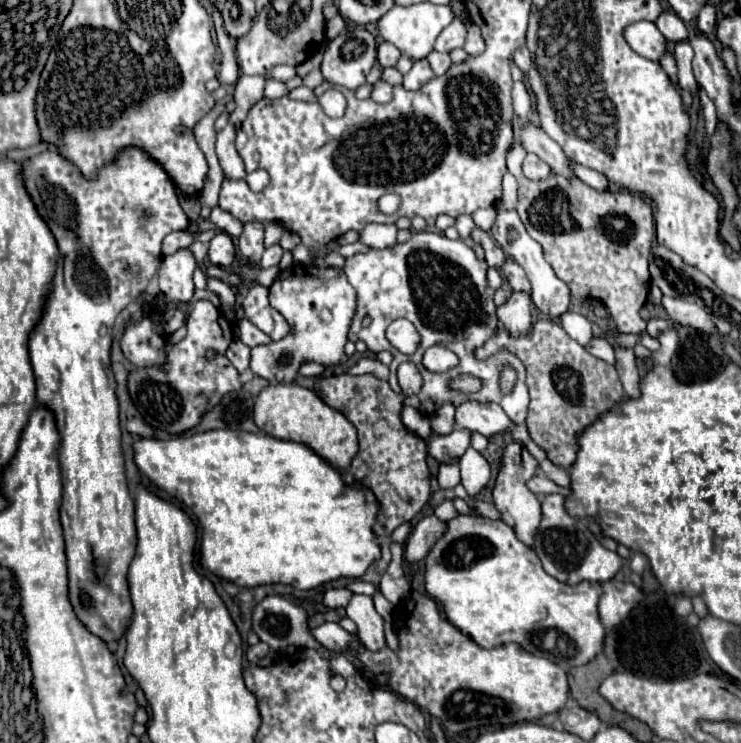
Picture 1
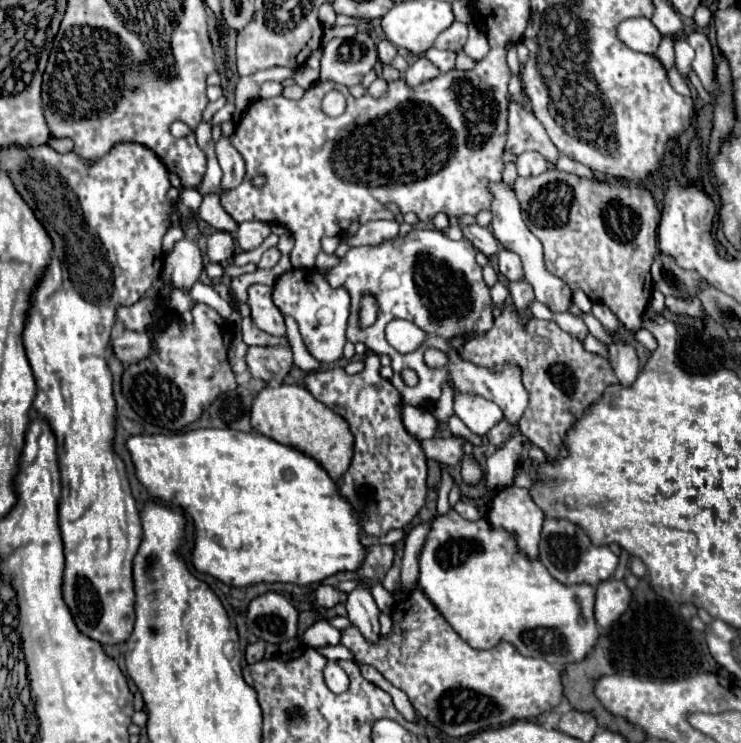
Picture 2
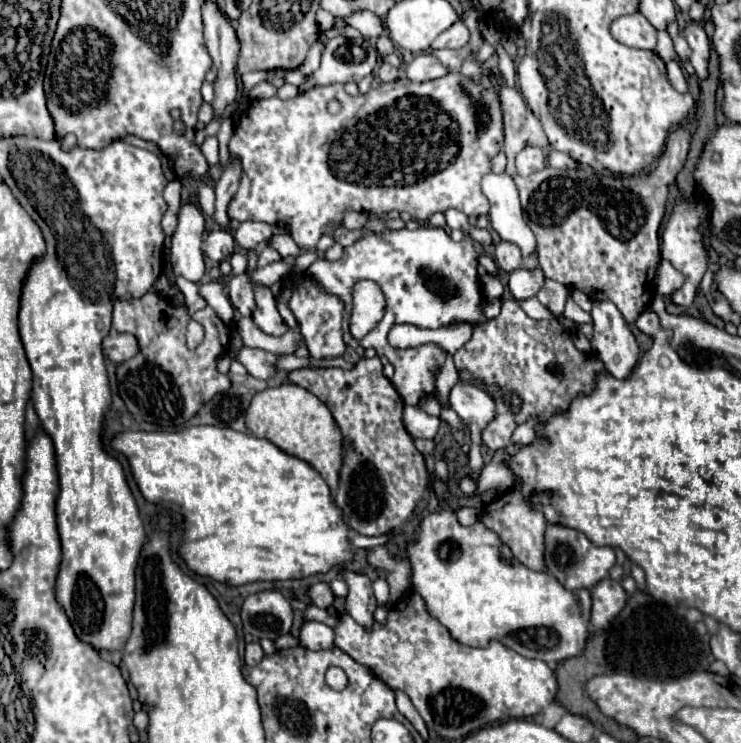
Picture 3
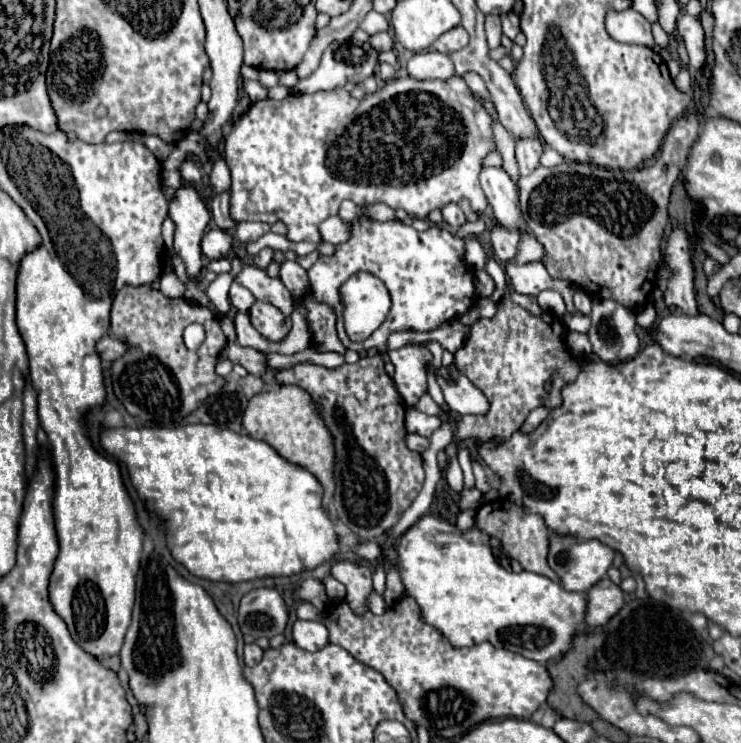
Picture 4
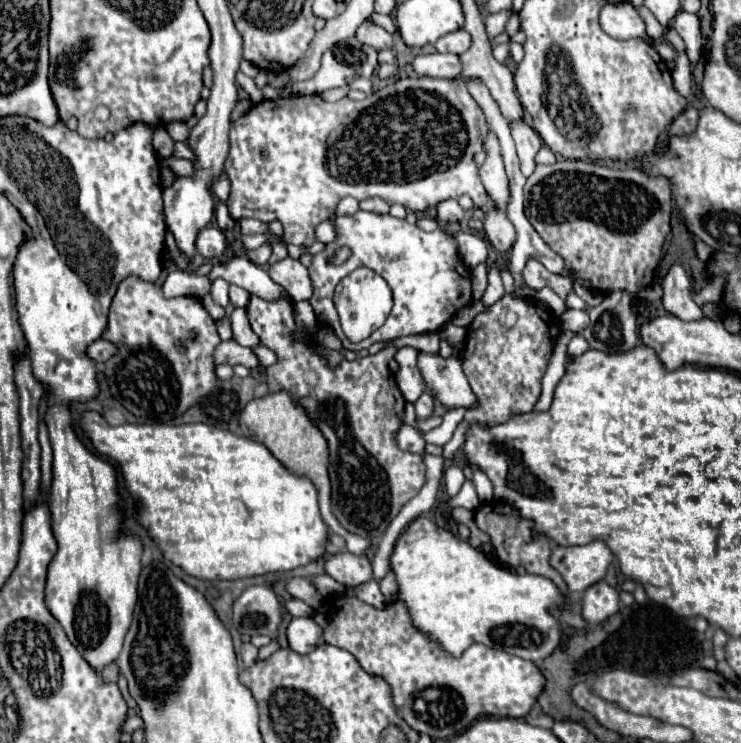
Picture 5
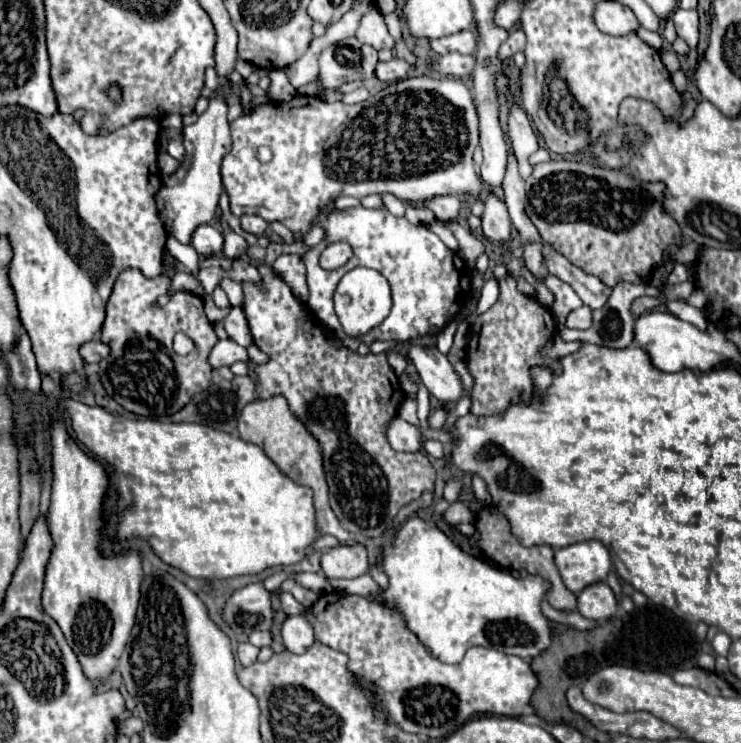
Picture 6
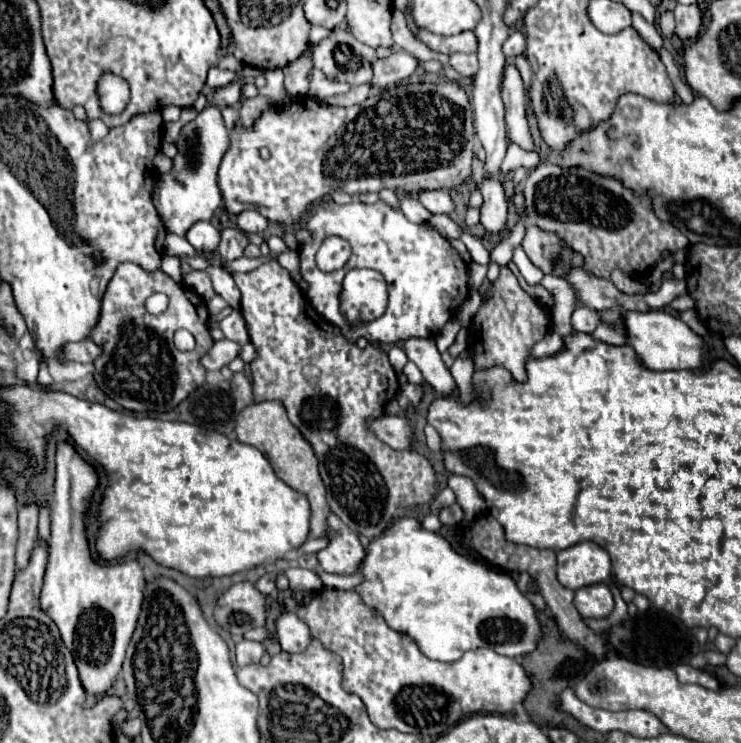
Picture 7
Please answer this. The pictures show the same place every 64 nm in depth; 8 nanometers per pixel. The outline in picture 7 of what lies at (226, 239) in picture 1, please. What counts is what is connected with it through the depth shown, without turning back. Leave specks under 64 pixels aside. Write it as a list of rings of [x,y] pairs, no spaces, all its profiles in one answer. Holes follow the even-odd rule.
[[[206,220],[192,224],[186,232],[186,240],[196,248],[198,254],[214,254],[220,244],[220,232]]]

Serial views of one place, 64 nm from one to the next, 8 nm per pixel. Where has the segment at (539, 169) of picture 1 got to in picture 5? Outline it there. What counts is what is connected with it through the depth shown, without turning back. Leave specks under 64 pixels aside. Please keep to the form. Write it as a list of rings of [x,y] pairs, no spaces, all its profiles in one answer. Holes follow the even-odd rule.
[[[524,118],[512,124],[512,138],[516,142],[516,153],[520,161],[521,172],[525,177],[529,177],[535,170],[534,159],[542,147],[542,140],[538,132],[532,130]]]

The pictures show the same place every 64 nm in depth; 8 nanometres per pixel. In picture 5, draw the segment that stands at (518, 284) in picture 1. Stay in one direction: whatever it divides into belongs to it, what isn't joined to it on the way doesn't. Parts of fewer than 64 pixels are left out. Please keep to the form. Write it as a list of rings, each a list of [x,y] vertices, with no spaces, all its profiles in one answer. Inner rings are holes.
[[[492,208],[486,212],[486,218],[484,218],[484,232],[490,240],[490,244],[498,250],[498,252],[508,252],[514,238],[516,238],[516,232],[514,232],[514,226],[512,222],[508,220],[506,212],[500,212],[500,208]]]

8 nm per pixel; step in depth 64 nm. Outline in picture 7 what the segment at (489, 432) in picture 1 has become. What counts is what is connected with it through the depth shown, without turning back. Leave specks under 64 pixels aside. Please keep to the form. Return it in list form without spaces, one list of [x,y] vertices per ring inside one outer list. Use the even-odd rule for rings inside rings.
[[[406,338],[404,352],[408,360],[412,360],[420,368],[424,382],[430,384],[438,394],[448,396],[456,390],[456,382],[450,370],[444,366],[436,342],[432,338]]]

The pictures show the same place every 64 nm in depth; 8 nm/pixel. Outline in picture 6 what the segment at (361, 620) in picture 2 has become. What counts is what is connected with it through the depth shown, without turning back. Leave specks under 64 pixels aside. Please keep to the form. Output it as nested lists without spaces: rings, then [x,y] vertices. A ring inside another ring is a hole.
[[[360,542],[338,544],[322,554],[320,566],[328,578],[356,578],[370,568],[366,548]]]

